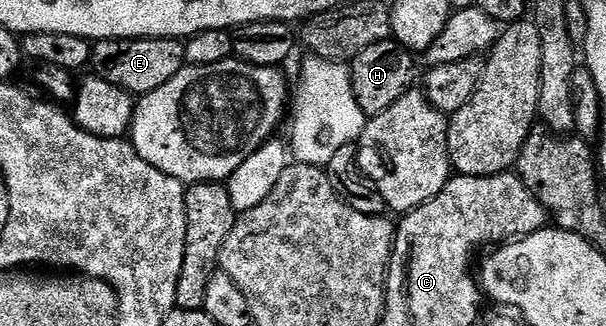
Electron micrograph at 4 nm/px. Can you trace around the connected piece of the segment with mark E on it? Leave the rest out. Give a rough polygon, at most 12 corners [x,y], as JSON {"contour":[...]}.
{"contour":[[101,39],[90,70],[142,97],[177,77],[177,39]]}

